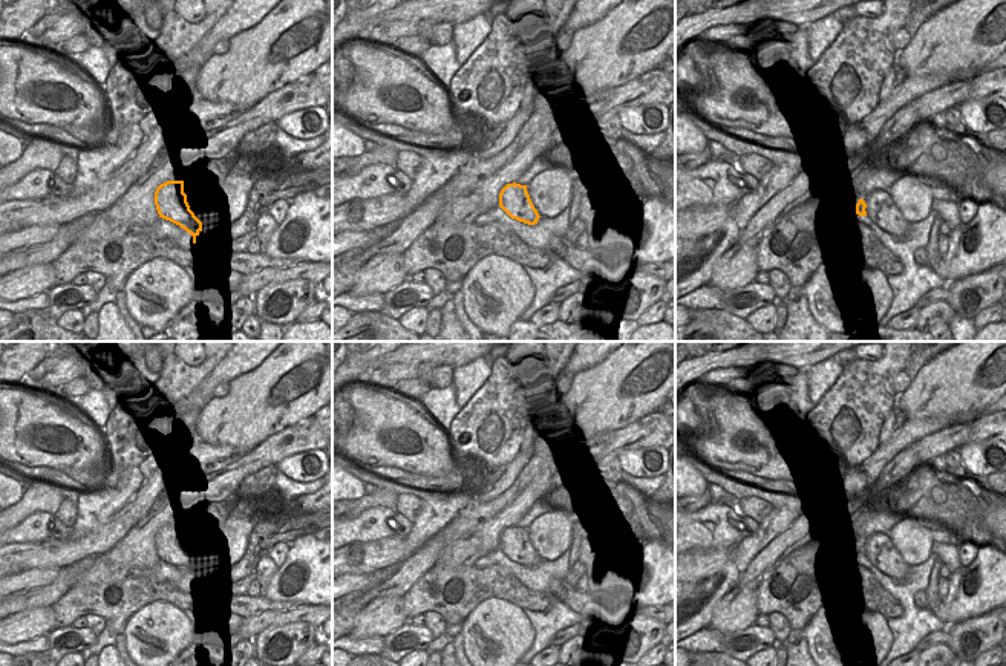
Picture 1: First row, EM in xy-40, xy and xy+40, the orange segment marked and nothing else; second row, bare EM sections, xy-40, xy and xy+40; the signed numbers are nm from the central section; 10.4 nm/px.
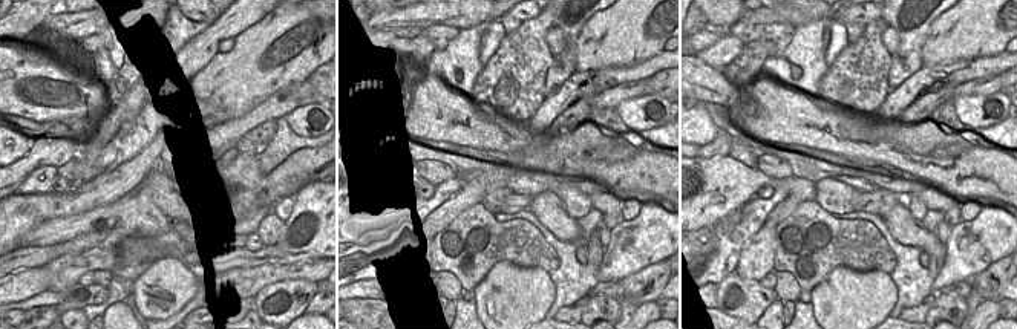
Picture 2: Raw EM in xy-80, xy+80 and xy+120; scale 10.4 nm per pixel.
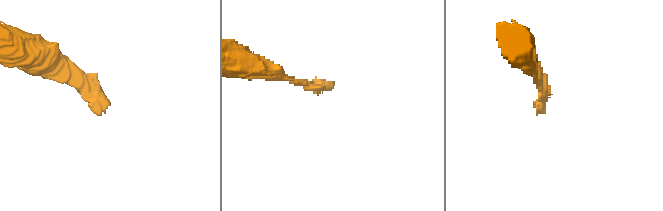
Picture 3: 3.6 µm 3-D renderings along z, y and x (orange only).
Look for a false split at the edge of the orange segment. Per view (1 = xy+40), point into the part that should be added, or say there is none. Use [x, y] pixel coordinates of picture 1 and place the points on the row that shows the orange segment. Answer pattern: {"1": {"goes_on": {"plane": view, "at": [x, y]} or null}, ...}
{"1": {"goes_on": {"plane": "xy+40", "at": [881, 208]}}}

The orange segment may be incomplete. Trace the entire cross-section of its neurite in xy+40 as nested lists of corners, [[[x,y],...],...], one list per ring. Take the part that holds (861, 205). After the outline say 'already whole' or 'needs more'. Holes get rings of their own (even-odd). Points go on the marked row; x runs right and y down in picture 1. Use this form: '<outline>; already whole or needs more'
[[[884,190],[871,191],[859,199],[856,214],[871,219],[879,228],[897,239],[902,239],[911,225]]]; needs more

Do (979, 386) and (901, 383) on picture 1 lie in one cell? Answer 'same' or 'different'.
different

